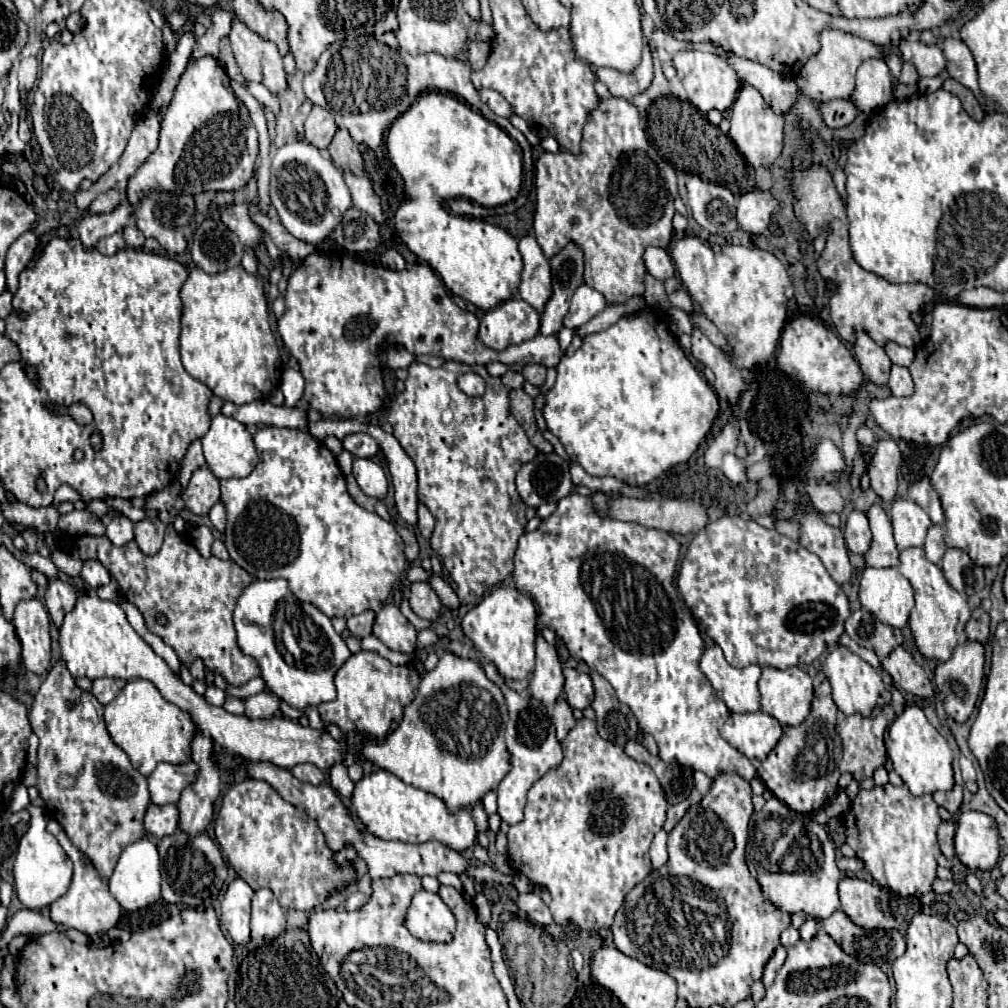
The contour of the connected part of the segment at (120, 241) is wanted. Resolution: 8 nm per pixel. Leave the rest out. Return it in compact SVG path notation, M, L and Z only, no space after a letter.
M121 233L103 237L103 239L99 239L97 249L99 249L103 255L113 255L113 253L117 253L119 249L125 249L125 239L123 239Z

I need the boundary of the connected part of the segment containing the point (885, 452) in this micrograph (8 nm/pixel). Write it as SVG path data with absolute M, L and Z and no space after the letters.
M879 439L869 465L871 487L883 501L891 501L897 493L897 473L901 467L901 451L895 439Z

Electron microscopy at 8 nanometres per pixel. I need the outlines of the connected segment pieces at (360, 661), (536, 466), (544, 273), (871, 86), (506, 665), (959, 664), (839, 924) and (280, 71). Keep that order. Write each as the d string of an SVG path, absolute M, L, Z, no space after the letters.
M359 651L351 655L343 667L335 675L335 685L337 685L337 699L333 703L323 703L319 705L319 715L325 723L337 725L345 735L347 733L361 733L363 737L371 739L385 739L393 727L393 723L403 721L403 709L415 699L417 685L419 685L419 673L413 665L393 665L385 657L381 657L375 651Z
M537 453L537 457L529 463L525 463L517 473L517 491L527 503L527 507L539 507L547 501L559 501L567 497L573 491L571 475L569 475L569 463L561 459L557 453Z
M525 235L519 241L519 251L521 251L523 261L525 261L519 295L529 305L533 305L539 313L543 313L545 303L551 299L551 293L553 293L549 261L543 255L543 251L533 235Z
M867 59L857 71L857 87L851 95L863 113L881 109L891 99L891 73L885 59Z
M495 587L485 595L461 621L463 633L473 641L479 655L485 661L491 661L503 679L521 681L535 667L535 627L537 609L531 599L521 595L515 587Z
M963 641L955 647L953 655L949 661L939 663L939 667L935 669L935 683L937 687L941 687L943 693L947 693L945 697L945 711L949 717L953 717L957 723L963 723L969 719L971 711L975 709L981 685L983 685L983 665L985 665L985 649L979 641Z
M841 909L821 921L825 933L847 953L863 963L893 963L905 953L905 937L899 931L857 927Z
M235 19L231 25L229 41L235 61L247 81L263 83L273 93L283 93L287 89L283 57L279 55L275 43L261 39L239 19Z

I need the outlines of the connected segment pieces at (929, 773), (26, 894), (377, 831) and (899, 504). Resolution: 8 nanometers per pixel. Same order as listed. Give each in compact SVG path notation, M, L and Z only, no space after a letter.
M917 705L905 707L905 711L889 727L887 755L893 761L893 769L901 775L913 795L953 789L953 751Z
M19 783L15 787L8 809L12 813L22 810L27 810L31 813L29 831L23 835L23 839L19 843L15 865L13 865L13 877L15 877L17 897L29 909L49 907L49 903L53 903L53 899L59 899L69 889L71 875L73 875L73 863L67 857L67 853L63 851L63 847L59 845L59 841L51 833L47 833L47 829L45 829L47 817L45 817L45 813L43 813L41 807L31 804L27 787L22 783Z
M377 771L357 781L355 791L351 795L351 807L357 813L359 821L365 825L365 829L379 839L403 843L439 841L453 851L465 851L473 847L477 839L475 821L467 809L461 809L459 813L451 815L441 799L403 783L397 775L389 771Z
M897 499L891 509L891 525L895 531L897 549L909 549L909 547L923 547L927 529L933 525L929 515L913 501Z

